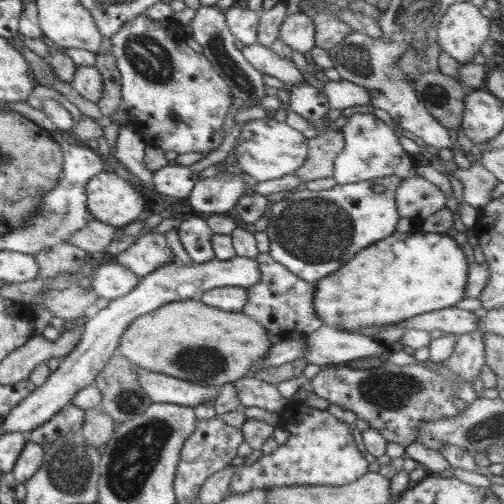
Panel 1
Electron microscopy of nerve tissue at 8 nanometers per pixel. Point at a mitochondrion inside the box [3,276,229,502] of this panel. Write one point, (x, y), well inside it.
(70, 471)

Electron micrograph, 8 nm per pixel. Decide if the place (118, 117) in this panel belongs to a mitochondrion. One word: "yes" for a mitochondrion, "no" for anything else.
no

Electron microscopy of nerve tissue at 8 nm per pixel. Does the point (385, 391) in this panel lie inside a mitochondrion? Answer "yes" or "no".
yes

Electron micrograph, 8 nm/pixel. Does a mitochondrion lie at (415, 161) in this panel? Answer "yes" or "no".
no

